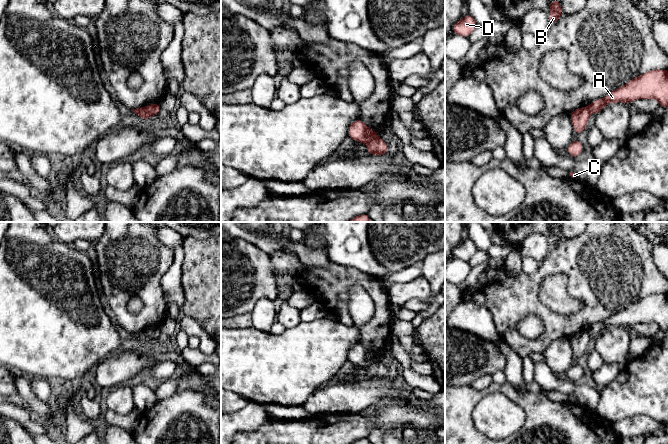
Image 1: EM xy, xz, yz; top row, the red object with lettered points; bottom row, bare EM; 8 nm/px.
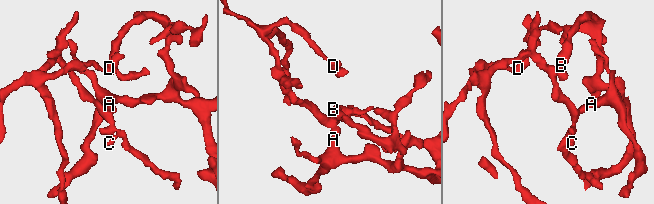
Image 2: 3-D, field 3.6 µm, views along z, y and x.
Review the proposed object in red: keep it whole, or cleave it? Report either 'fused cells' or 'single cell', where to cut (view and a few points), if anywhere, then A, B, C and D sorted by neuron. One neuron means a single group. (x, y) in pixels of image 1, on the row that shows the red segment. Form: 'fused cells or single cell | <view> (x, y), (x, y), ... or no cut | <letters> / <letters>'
fused cells | xz (377, 137), (366, 143) | A B / C D

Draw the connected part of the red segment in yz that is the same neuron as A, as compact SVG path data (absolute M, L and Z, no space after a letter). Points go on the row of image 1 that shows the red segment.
M650 70L620 88L614 89L602 99L593 101L588 109L590 113L599 113L607 104L622 102L629 104L637 99L656 99L659 105L668 108L668 71Z

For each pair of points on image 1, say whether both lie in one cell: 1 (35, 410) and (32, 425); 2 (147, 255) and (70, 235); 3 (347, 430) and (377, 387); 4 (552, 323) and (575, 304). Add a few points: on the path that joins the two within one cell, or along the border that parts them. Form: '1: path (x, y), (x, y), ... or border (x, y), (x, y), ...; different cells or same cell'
1: border (29, 410), (49, 428); different cells
2: border (103, 232), (96, 241); different cells
3: border (360, 412), (336, 414); different cells
4: border (542, 303), (562, 314), (576, 313), (584, 306); different cells

